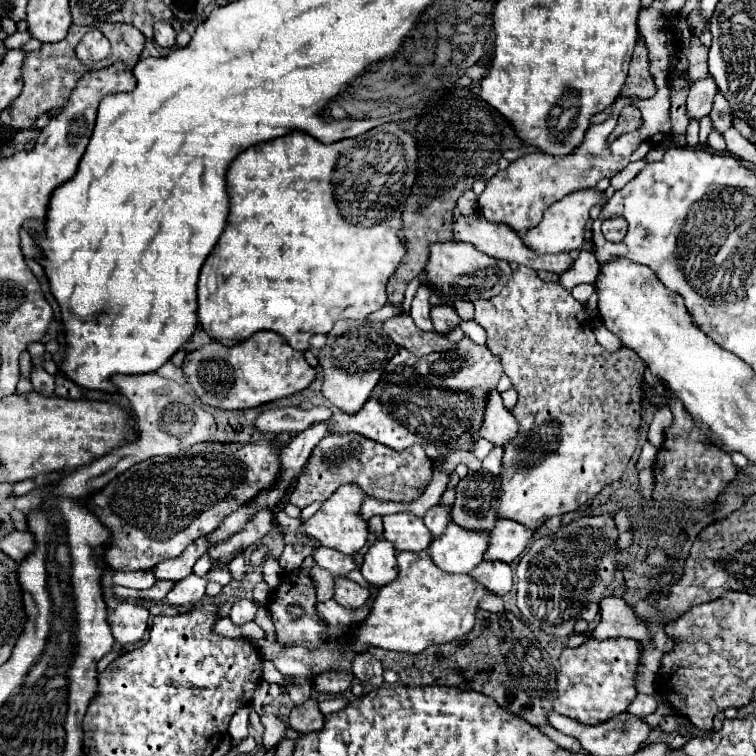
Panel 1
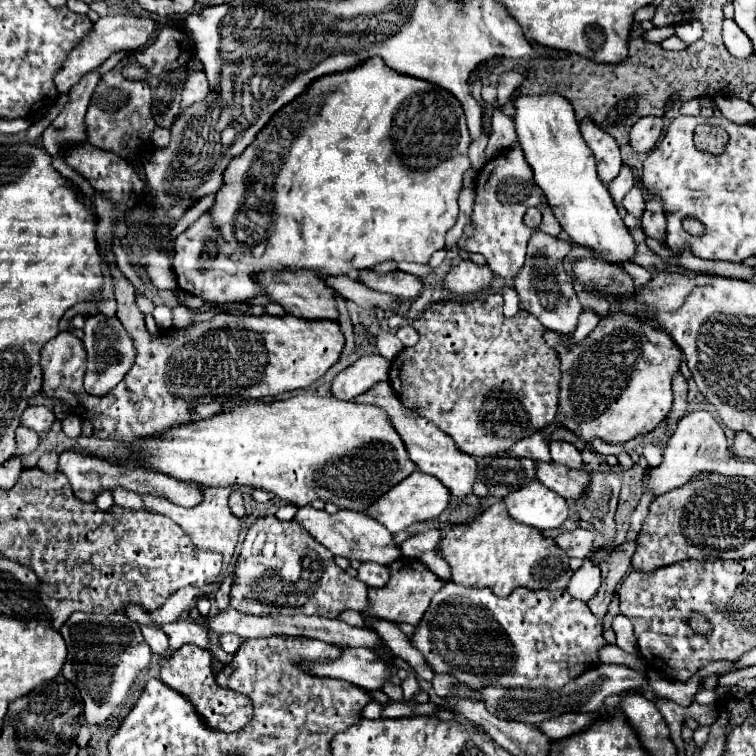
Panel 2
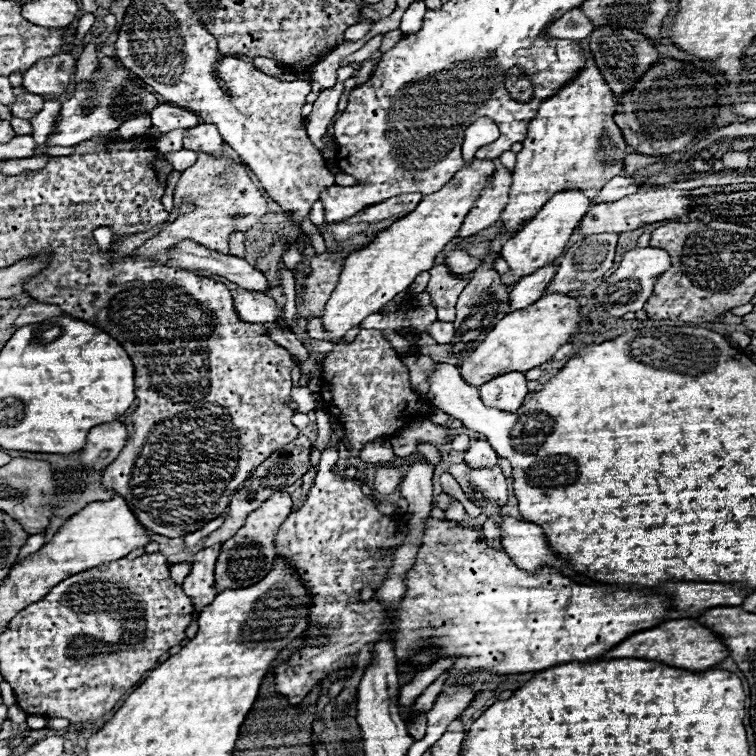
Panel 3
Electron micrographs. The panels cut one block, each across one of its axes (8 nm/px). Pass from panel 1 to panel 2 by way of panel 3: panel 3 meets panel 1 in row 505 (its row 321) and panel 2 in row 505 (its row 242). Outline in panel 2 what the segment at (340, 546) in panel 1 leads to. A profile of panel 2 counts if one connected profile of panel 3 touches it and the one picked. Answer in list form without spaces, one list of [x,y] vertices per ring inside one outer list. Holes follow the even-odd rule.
[[[420,470],[412,472],[406,480],[402,480],[396,488],[392,488],[390,492],[386,492],[386,496],[378,498],[372,506],[368,506],[366,514],[374,520],[378,520],[380,524],[384,524],[390,532],[402,532],[406,530],[408,526],[412,526],[414,522],[422,522],[422,520],[430,520],[430,518],[436,518],[440,516],[446,506],[450,502],[450,492],[448,488],[444,488],[444,484],[434,478],[434,476],[428,476]]]

